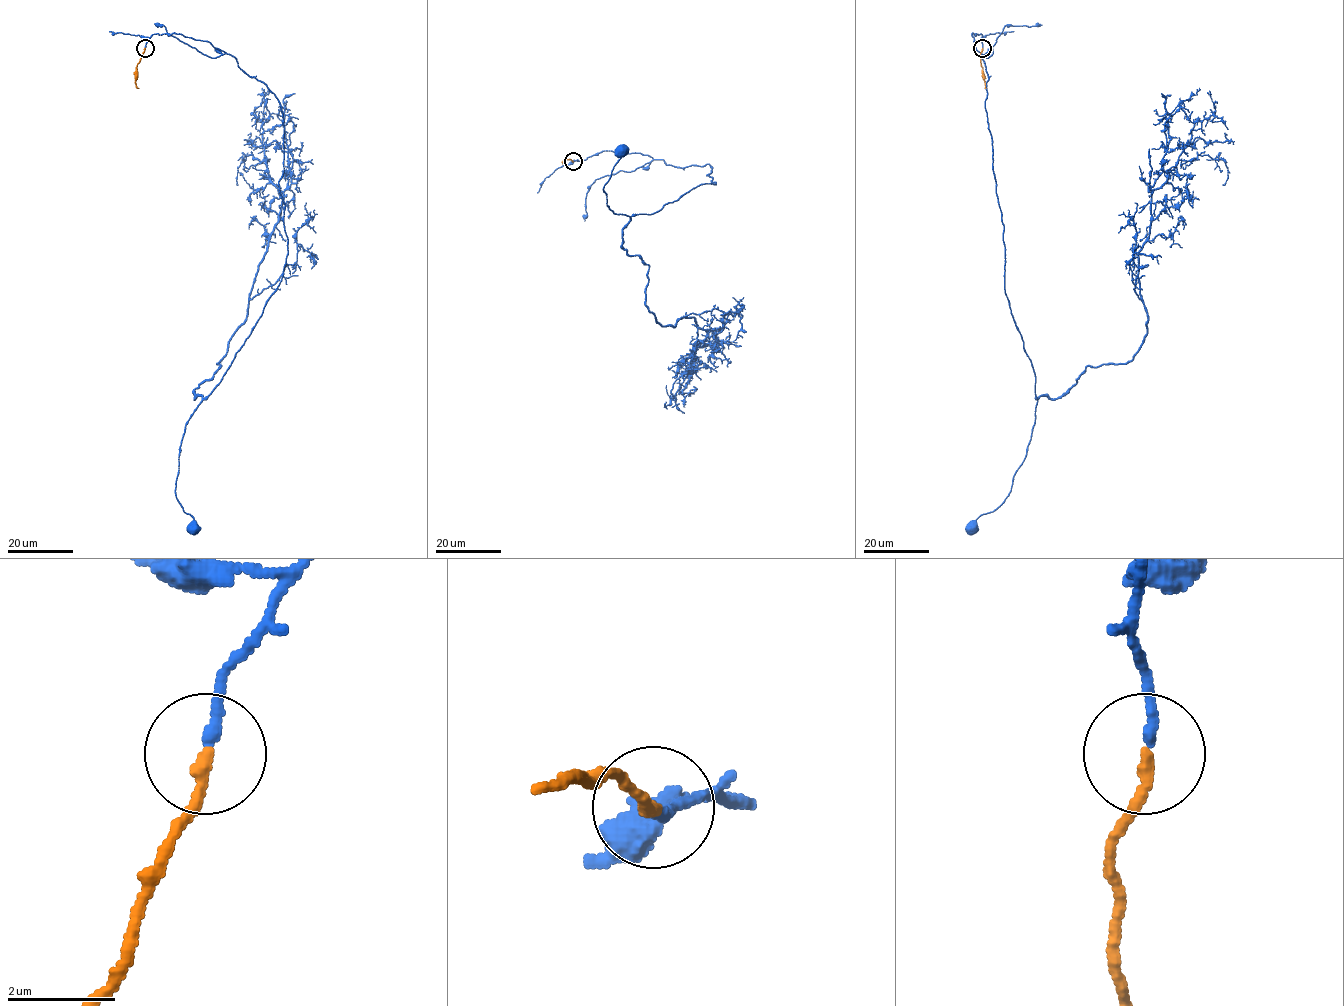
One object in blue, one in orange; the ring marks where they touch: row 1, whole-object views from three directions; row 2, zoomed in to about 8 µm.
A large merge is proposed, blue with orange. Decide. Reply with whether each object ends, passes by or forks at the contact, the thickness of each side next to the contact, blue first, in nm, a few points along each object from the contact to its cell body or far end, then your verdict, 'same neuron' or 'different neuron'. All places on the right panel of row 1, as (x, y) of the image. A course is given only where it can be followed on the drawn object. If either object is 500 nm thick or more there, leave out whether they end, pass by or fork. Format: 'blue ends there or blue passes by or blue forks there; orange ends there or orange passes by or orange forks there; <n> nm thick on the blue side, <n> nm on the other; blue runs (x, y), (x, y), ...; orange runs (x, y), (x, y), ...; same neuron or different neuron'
blue ends there; orange ends there; 190 nm thick on the blue side, 240 nm on the other; blue runs (982, 48), (981, 34), (972, 34), (989, 77), (1005, 291), (1037, 400), (1008, 496), (972, 528); orange runs (982, 48), (980, 56), (985, 88); same neuron

